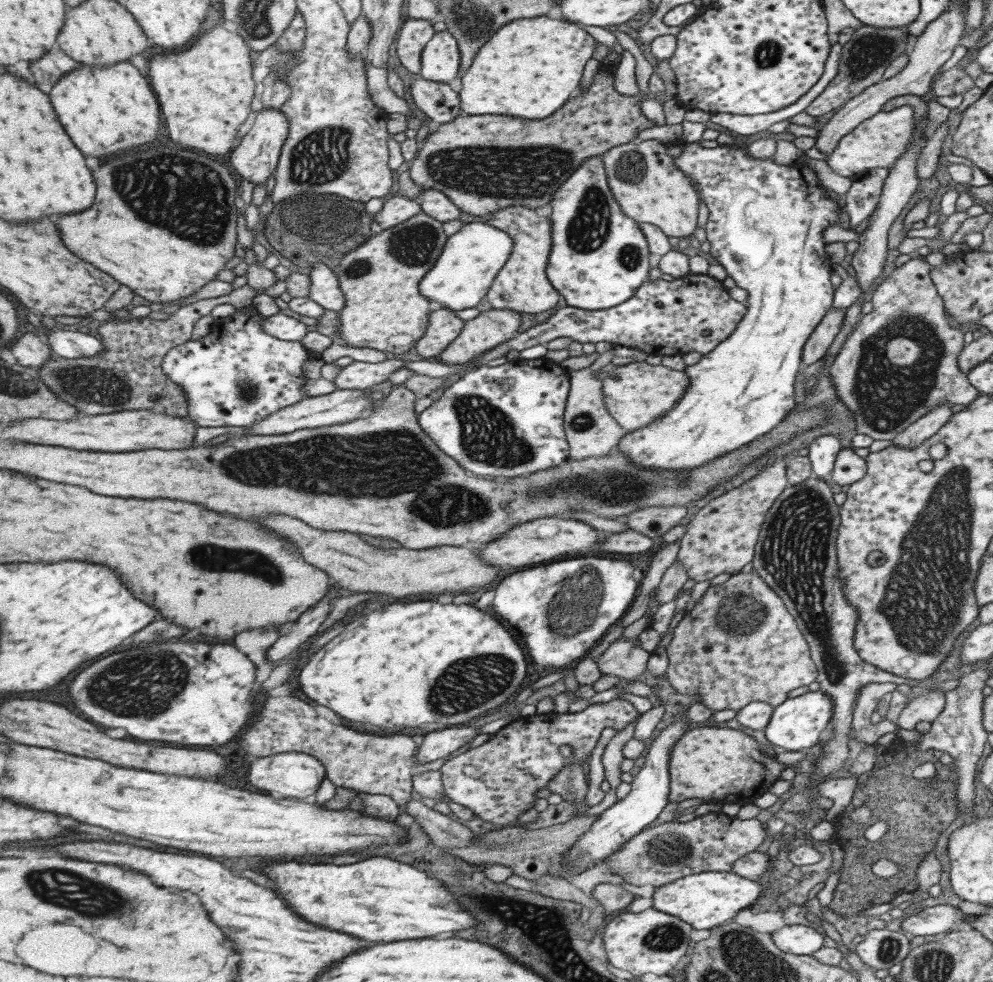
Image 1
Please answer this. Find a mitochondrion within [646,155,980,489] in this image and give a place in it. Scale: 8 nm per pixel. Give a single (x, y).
(885, 394)

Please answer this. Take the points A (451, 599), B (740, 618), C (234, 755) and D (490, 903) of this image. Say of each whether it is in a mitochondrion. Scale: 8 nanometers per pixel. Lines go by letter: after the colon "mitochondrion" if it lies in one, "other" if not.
A: other
B: mitochondrion
C: other
D: mitochondrion

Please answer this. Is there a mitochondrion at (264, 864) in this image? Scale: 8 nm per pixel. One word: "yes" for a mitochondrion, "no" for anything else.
no

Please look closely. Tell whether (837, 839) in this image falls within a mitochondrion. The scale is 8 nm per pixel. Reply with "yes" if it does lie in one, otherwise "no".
no

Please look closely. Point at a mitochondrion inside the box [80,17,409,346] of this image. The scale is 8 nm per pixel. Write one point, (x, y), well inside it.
(131, 178)

